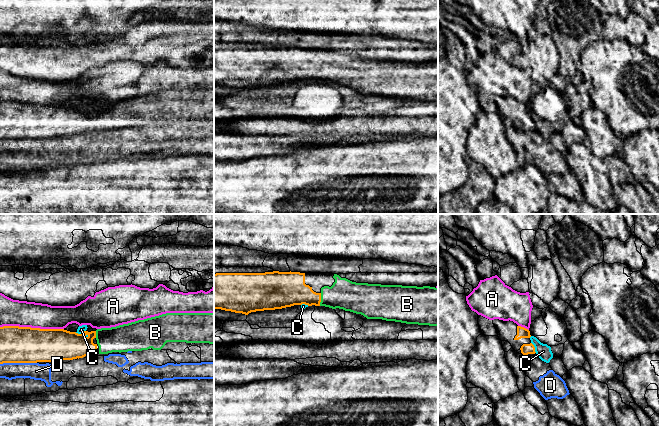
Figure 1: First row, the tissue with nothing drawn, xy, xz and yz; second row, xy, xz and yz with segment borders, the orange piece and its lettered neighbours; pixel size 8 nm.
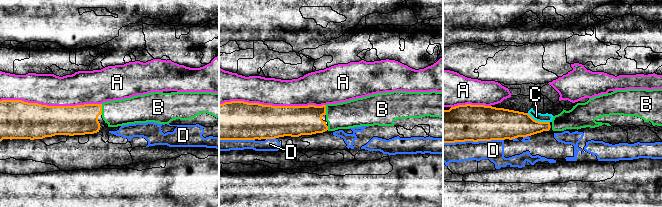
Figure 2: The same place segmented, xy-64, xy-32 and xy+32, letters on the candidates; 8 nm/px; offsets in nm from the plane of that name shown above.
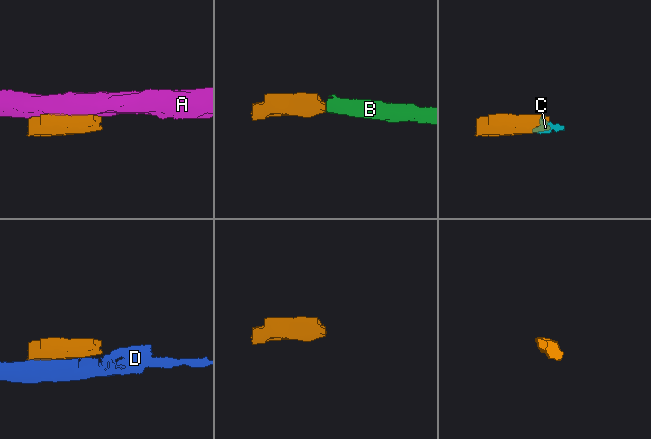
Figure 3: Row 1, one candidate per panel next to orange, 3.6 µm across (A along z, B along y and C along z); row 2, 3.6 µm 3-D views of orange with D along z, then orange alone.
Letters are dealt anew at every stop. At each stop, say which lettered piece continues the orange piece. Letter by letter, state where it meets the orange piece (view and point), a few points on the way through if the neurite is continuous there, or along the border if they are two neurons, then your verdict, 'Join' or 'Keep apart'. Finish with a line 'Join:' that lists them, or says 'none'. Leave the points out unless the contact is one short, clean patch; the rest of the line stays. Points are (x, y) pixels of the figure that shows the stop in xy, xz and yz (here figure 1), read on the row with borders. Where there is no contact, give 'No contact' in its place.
A: Touches orange at xy (32, 328). Keep apart
B: Touches orange at xz (320, 299). Join
C: Touches orange at xy (80, 334). Boundary: xy (85, 330), (81, 333), (75, 332). Keep apart
D: Touches orange at xy (18, 362). Keep apart
Join: B

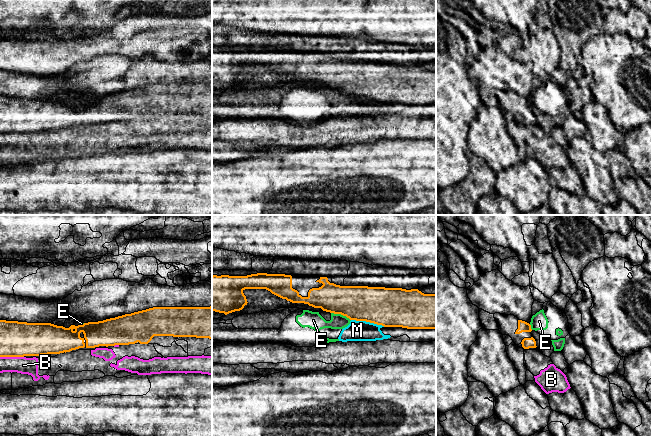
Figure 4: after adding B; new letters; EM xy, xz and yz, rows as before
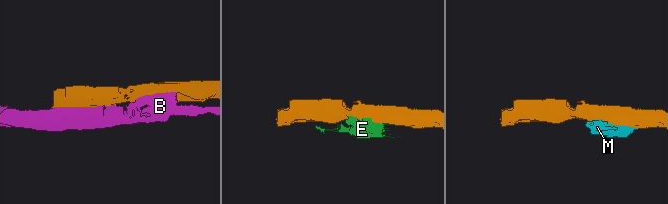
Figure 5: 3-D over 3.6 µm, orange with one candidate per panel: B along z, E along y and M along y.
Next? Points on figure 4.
B: Touches orange at xy (12, 356). Keep apart
E: Touches orange at xz (341, 314). Keep apart
M: Touches orange at xz (368, 321). Keep apart
Join: none

